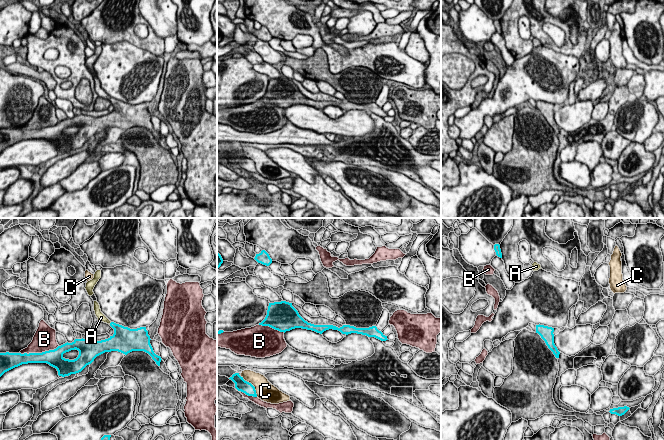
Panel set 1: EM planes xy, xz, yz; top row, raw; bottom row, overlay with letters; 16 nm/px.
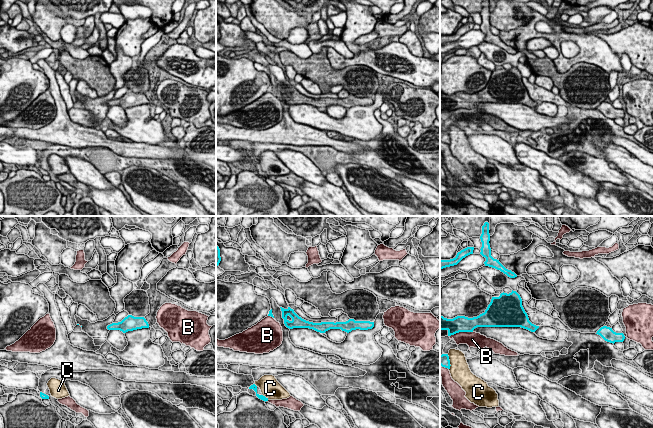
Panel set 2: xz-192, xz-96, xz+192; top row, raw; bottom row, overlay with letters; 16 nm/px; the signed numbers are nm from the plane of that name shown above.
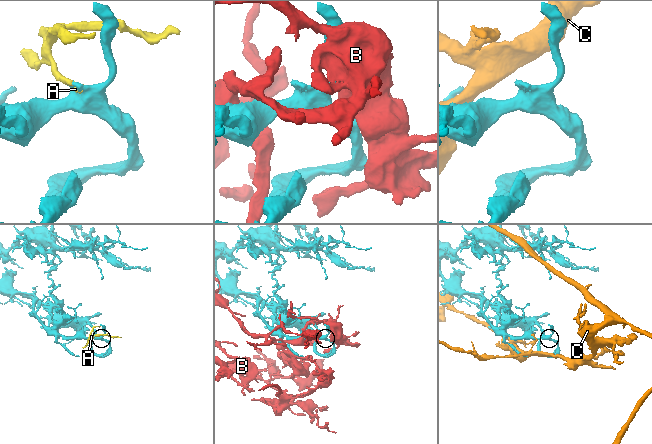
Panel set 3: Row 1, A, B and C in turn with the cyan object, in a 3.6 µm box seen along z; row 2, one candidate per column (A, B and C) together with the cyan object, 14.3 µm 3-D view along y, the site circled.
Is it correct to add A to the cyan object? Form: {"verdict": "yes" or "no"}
{"verdict": "yes"}

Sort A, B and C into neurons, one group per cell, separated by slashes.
A / B / C

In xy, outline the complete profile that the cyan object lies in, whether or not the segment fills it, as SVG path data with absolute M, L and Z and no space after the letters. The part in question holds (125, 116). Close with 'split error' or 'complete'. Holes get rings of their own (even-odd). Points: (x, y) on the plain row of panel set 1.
M97 76L94 77L94 87L98 97L107 99L114 105L114 110L108 115L101 117L75 115L72 119L67 118L54 126L42 129L0 129L0 153L5 148L28 139L47 139L57 145L59 152L65 153L81 148L97 132L111 127L118 127L125 131L132 127L144 127L160 142L162 135L154 129L146 103L130 105L111 98L101 88ZM75 125L79 127L76 135L69 136L63 133L64 129Z; split error

